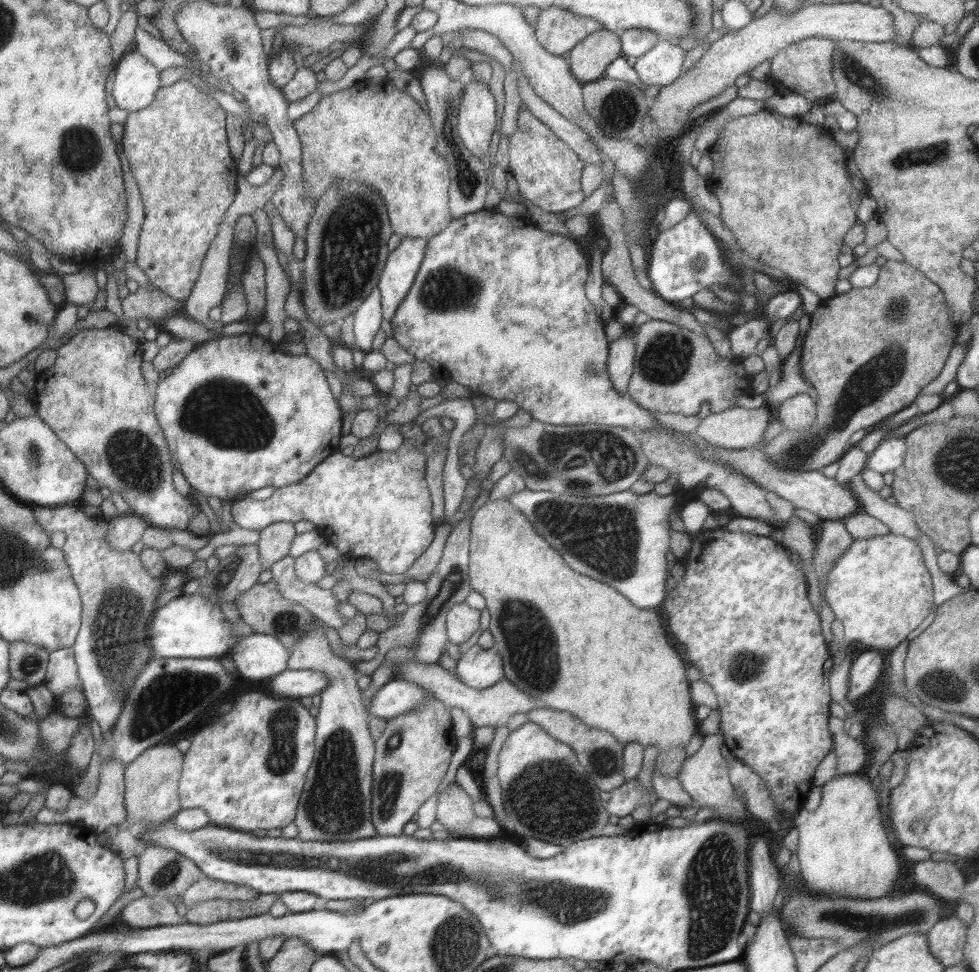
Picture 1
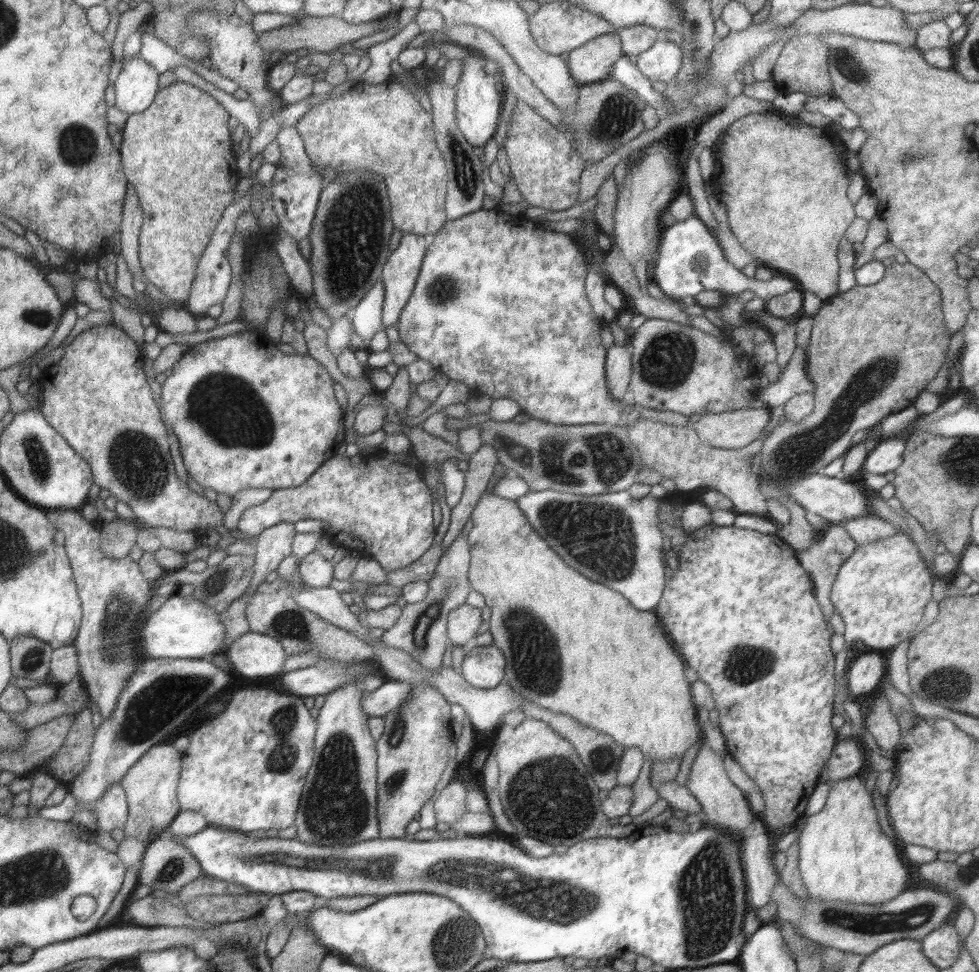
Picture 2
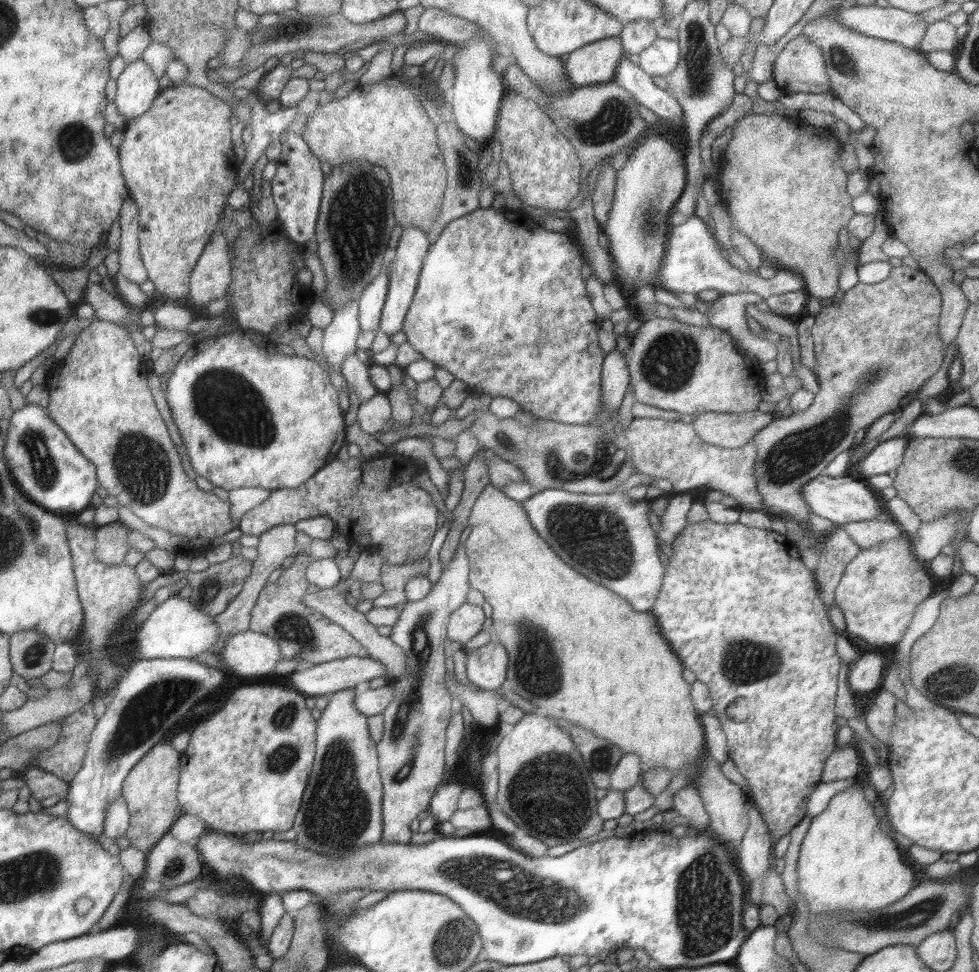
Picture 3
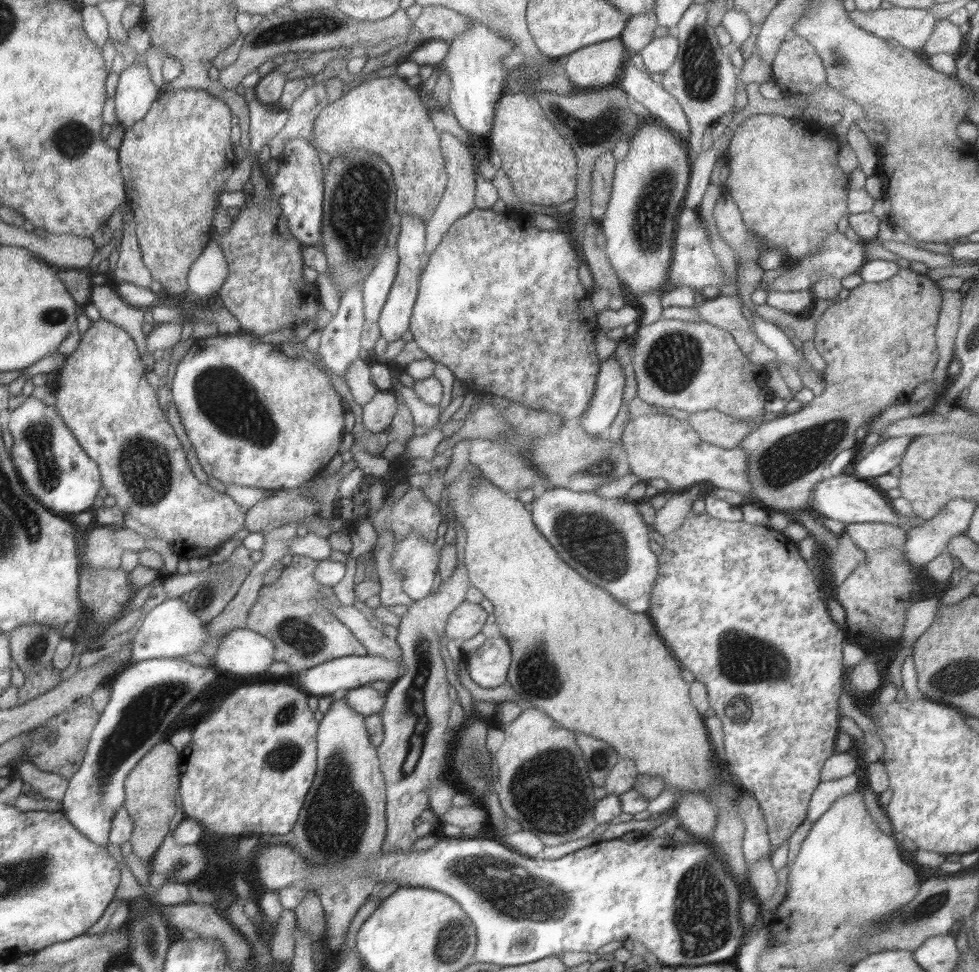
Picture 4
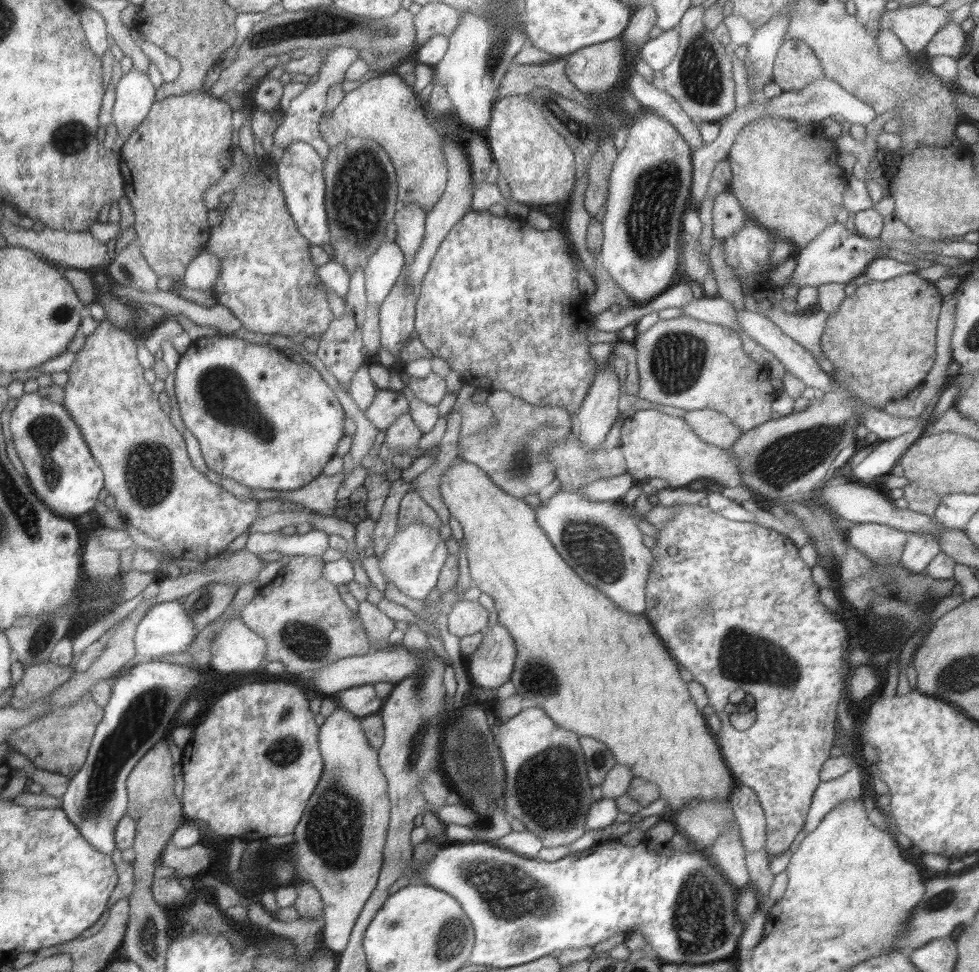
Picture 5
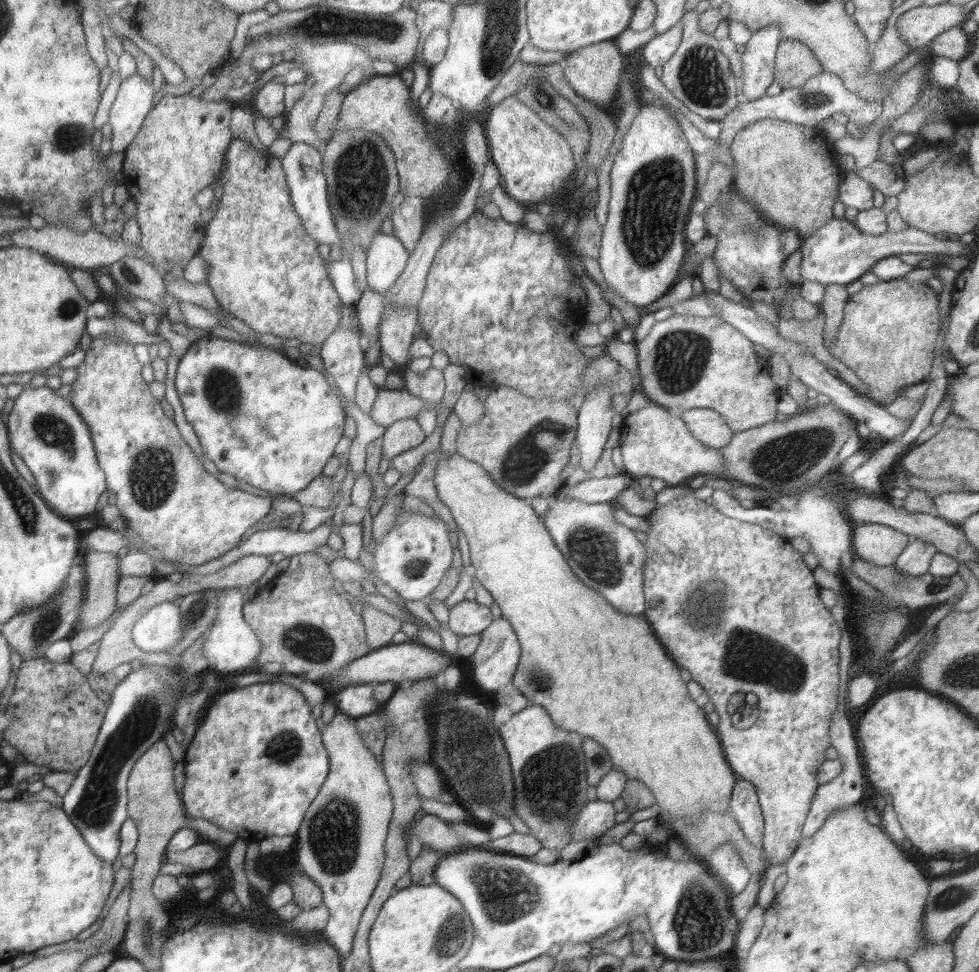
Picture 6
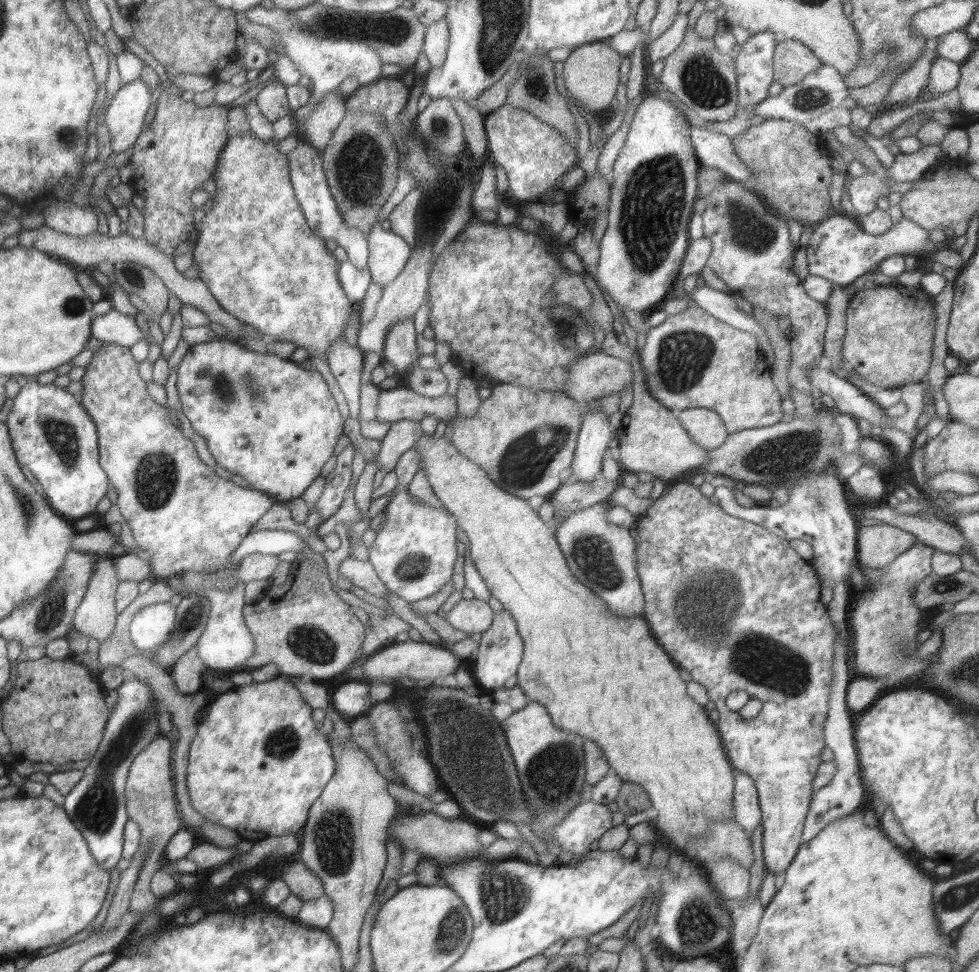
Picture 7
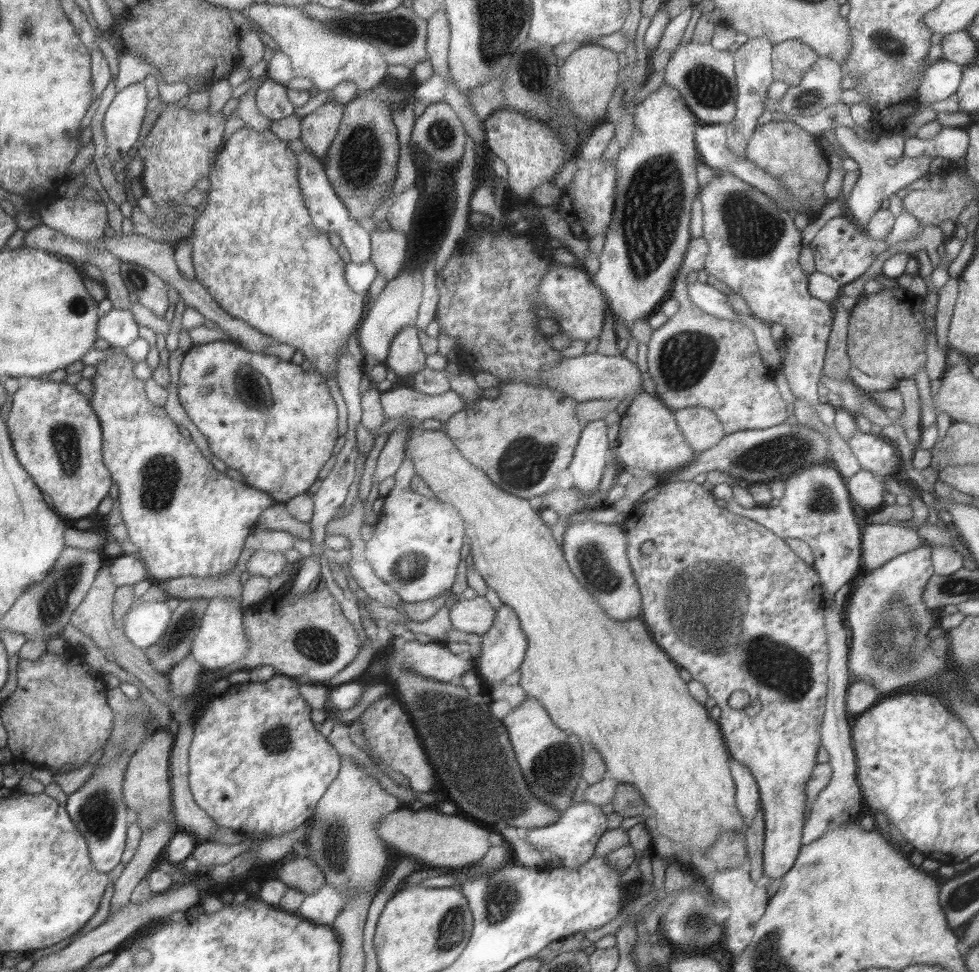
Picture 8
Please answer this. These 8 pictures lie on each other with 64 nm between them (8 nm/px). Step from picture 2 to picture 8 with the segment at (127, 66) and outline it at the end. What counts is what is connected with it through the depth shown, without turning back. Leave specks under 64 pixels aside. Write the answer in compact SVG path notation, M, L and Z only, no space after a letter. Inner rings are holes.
M143 83L117 92L104 117L106 154L112 165L120 161L138 142L142 120L148 110L148 94Z

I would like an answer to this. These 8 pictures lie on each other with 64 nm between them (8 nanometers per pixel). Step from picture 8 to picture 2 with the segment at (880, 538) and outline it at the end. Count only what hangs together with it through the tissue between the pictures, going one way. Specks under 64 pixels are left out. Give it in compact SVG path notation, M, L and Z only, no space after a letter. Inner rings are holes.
M874 514L870 516L860 516L856 520L848 520L842 523L848 534L857 544L868 544L880 538L888 538L896 534L896 527L884 521Z

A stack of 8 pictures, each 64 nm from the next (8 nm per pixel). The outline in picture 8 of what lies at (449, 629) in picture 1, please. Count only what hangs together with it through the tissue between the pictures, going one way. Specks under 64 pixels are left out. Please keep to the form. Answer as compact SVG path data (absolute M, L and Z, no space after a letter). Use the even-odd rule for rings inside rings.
M484 596L474 600L461 598L450 608L450 619L456 630L483 635L492 627L496 611Z

